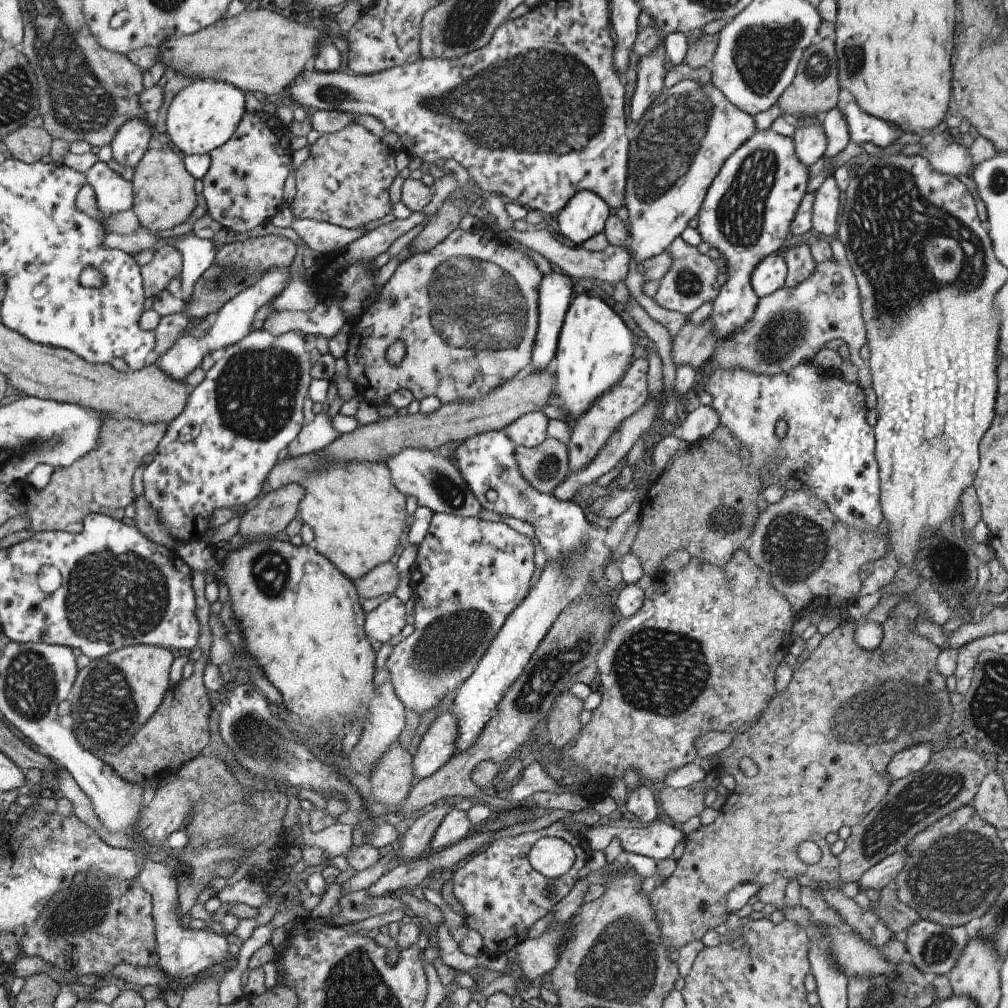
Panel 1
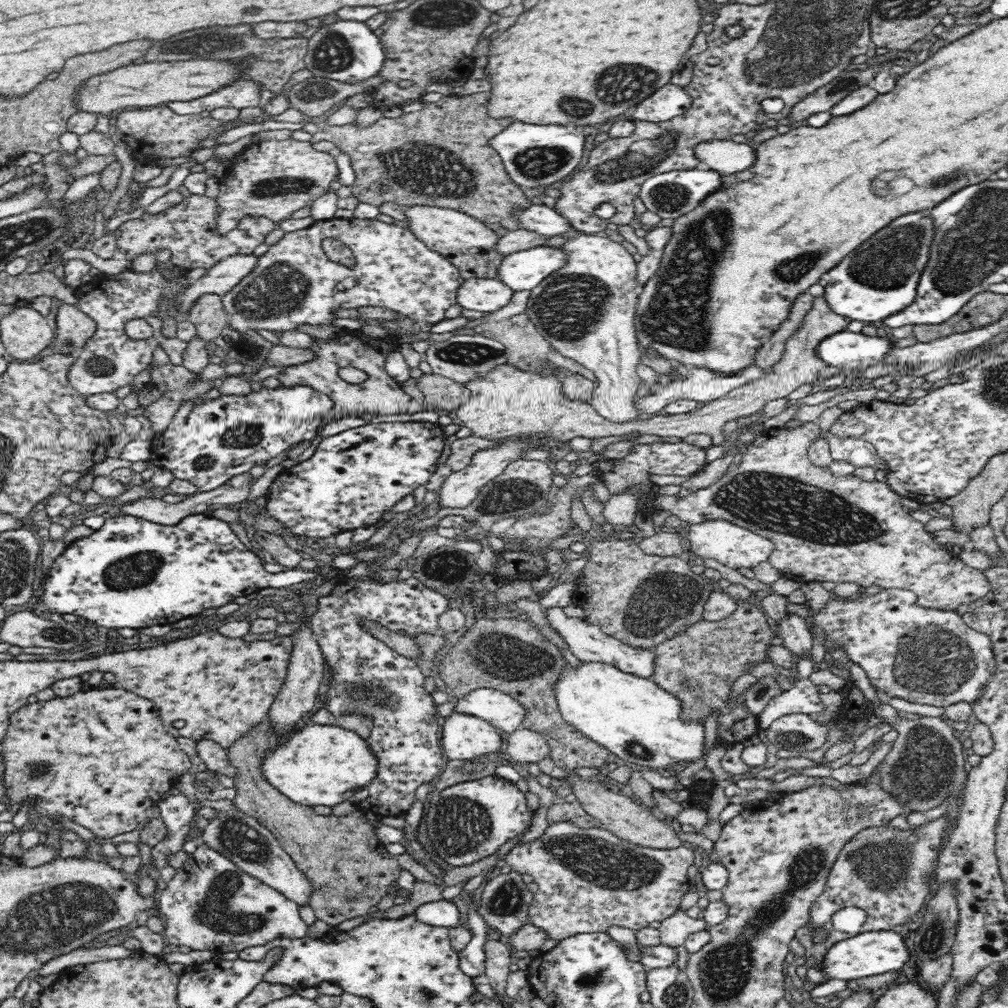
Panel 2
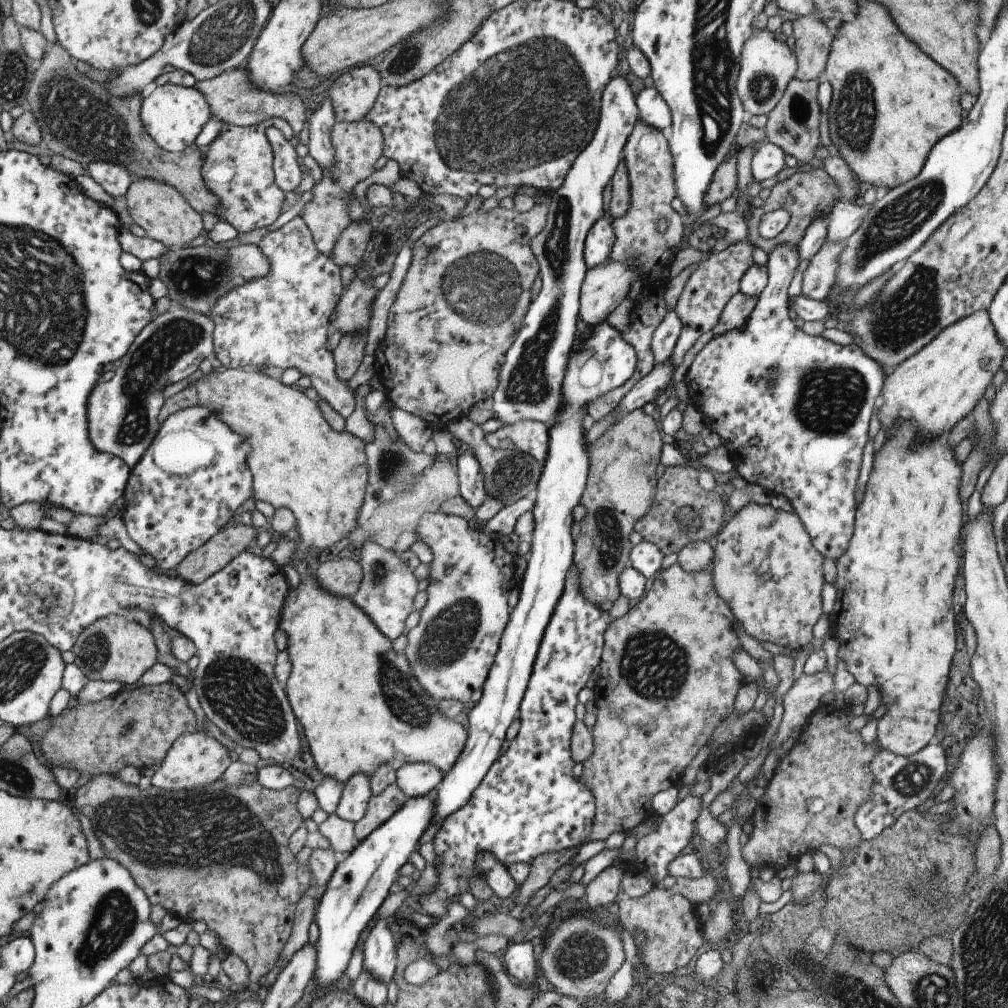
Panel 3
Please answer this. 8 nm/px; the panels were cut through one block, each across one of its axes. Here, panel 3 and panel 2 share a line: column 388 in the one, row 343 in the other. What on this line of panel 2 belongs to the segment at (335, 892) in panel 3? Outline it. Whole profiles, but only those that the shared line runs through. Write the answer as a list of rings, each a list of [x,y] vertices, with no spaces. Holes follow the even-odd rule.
[[[843,331],[820,342],[816,354],[826,366],[853,373],[883,361],[890,348],[892,344],[887,338]]]

